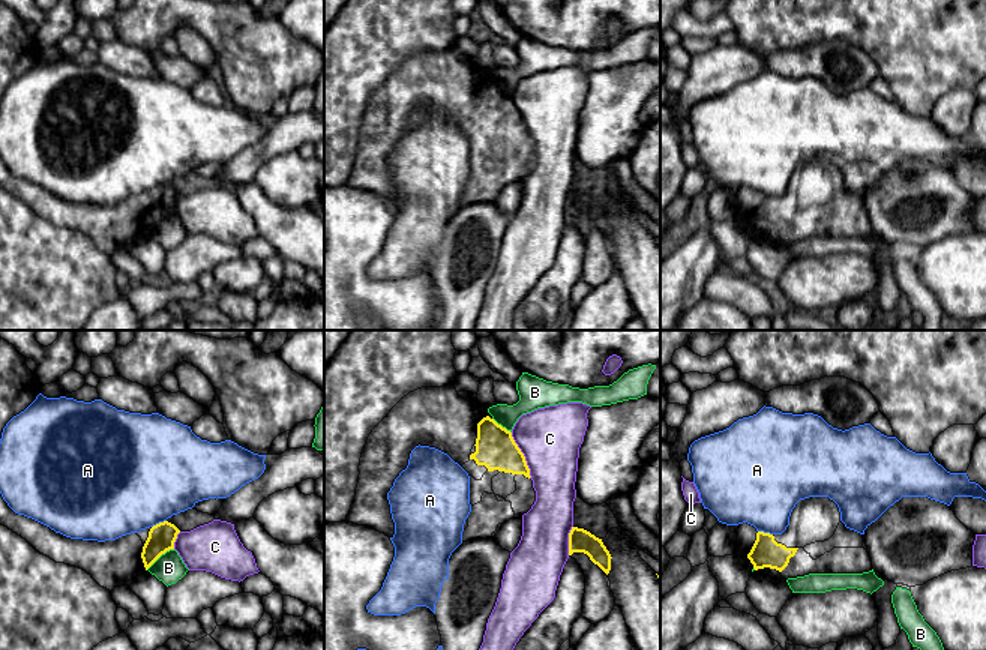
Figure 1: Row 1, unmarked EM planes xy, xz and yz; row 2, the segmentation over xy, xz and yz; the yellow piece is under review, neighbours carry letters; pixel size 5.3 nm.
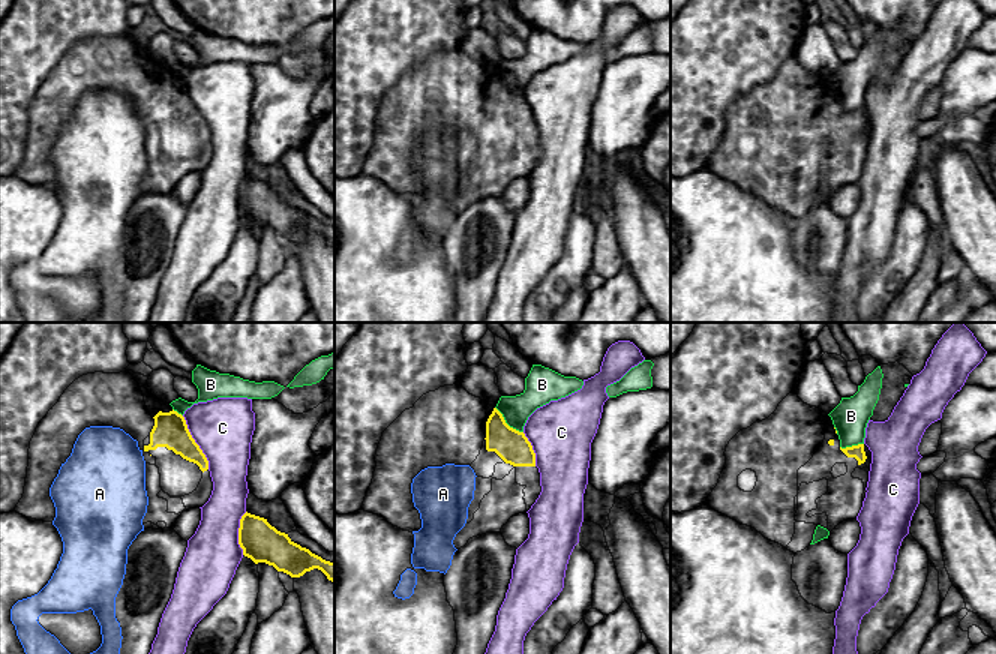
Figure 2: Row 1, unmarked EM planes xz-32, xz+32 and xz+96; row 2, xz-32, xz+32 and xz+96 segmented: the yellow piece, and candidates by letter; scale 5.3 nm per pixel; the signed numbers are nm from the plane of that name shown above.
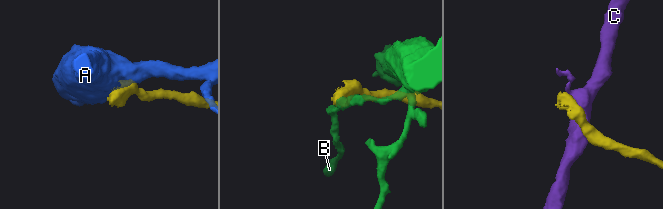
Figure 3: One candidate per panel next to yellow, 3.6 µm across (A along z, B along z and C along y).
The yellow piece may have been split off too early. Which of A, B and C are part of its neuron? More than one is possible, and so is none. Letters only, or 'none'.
none

